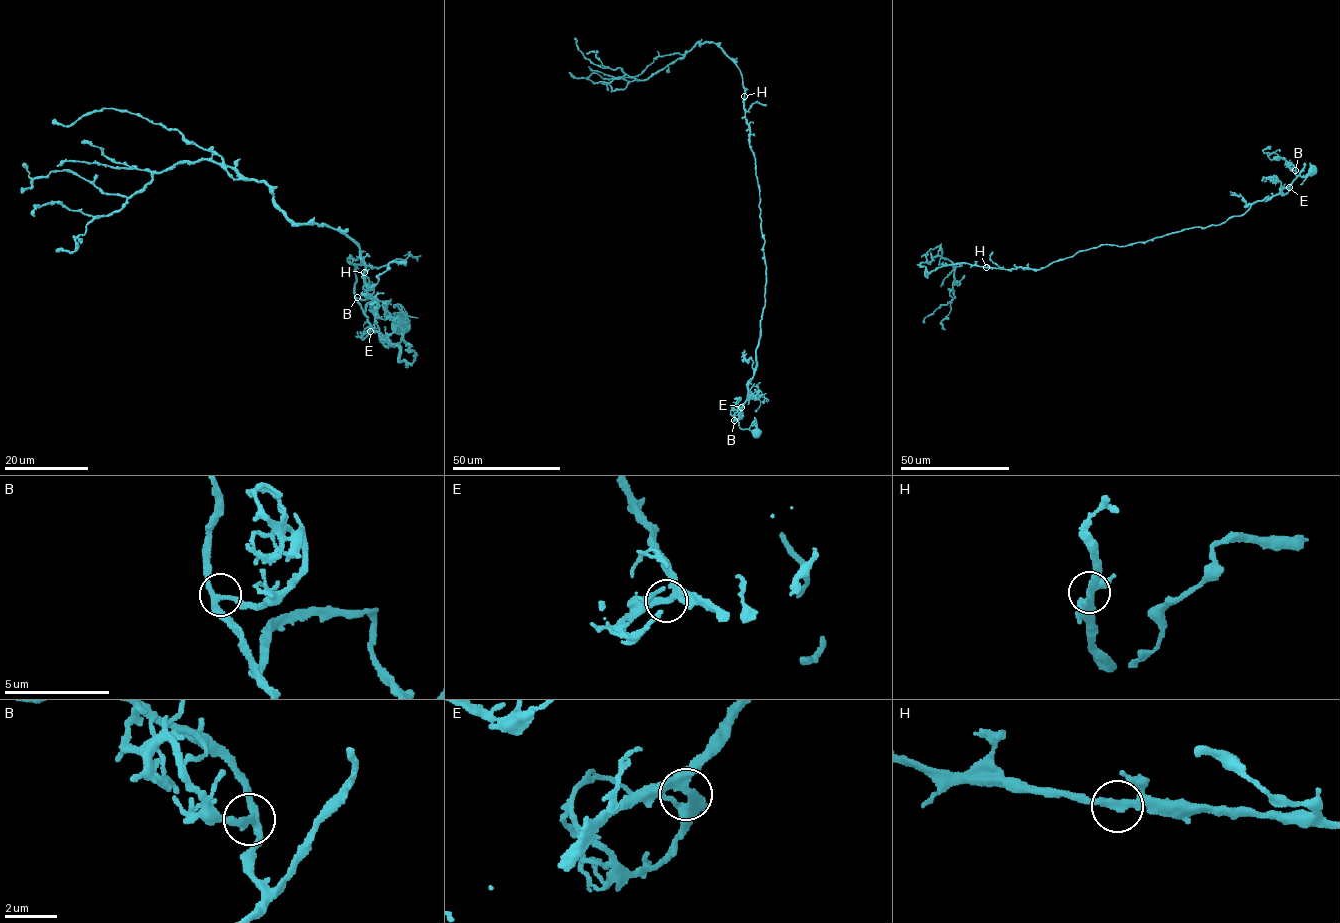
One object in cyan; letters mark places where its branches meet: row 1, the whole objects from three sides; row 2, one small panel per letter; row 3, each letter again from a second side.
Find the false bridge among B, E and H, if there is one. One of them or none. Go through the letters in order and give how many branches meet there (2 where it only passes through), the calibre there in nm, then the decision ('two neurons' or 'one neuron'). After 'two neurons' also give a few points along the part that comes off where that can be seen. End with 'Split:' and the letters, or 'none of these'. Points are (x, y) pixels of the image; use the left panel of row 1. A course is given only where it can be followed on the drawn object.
B: branches 3; calibre 240 nm; one neuron
E: branches 3; calibre 280 nm; one neuron
H: branches 3; calibre 240 nm; one neuron
Split: none of these

